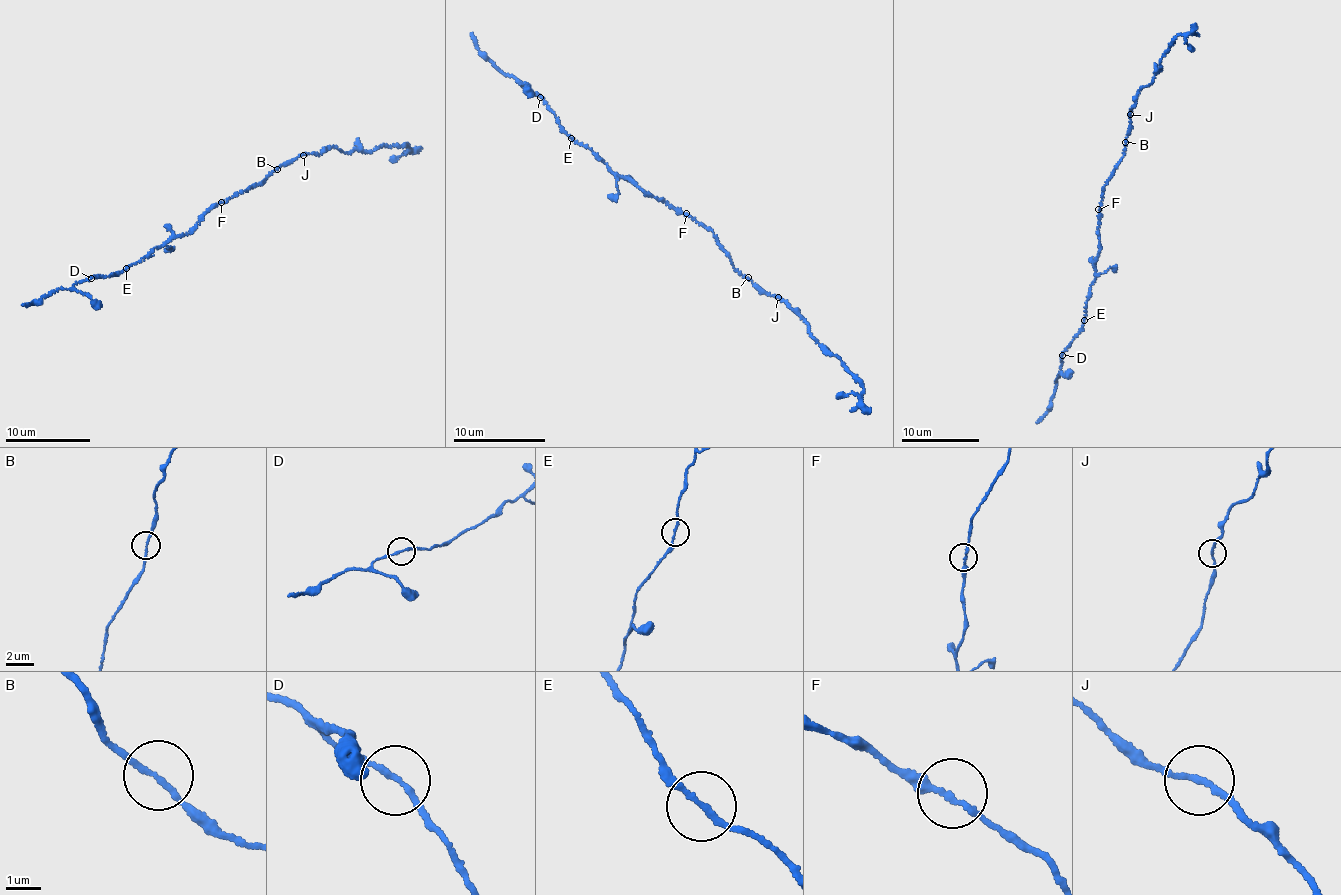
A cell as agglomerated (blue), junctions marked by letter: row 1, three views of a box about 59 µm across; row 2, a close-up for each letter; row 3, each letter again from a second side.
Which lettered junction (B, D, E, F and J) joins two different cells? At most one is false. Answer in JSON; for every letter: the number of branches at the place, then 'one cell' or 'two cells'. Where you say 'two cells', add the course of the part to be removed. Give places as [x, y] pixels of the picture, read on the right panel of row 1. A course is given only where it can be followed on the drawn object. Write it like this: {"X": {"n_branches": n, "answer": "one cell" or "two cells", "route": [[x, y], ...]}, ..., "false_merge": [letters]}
{"B": {"n_branches": 2, "answer": "one cell"}, "D": {"n_branches": 2, "answer": "one cell"}, "E": {"n_branches": 2, "answer": "one cell"}, "F": {"n_branches": 2, "answer": "one cell"}, "J": {"n_branches": 2, "answer": "one cell"}, "false_merge": []}

